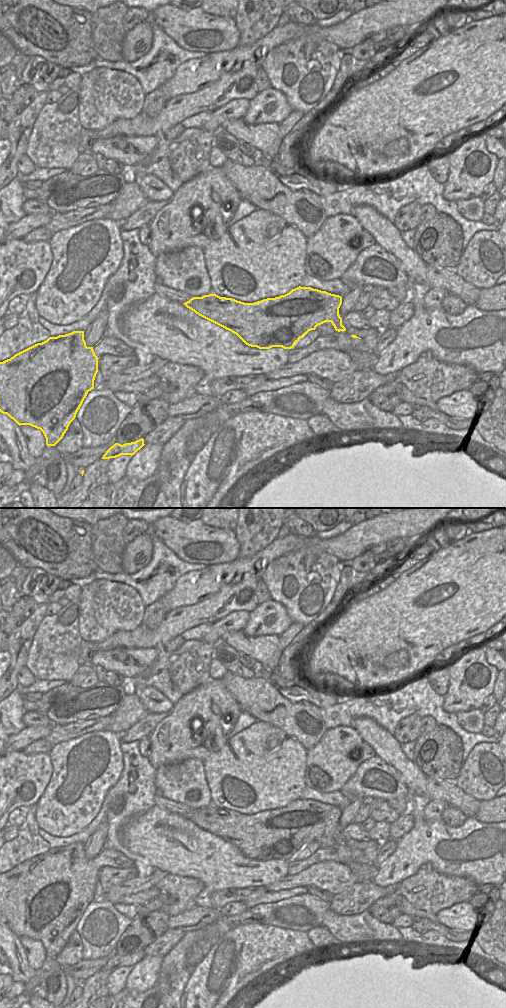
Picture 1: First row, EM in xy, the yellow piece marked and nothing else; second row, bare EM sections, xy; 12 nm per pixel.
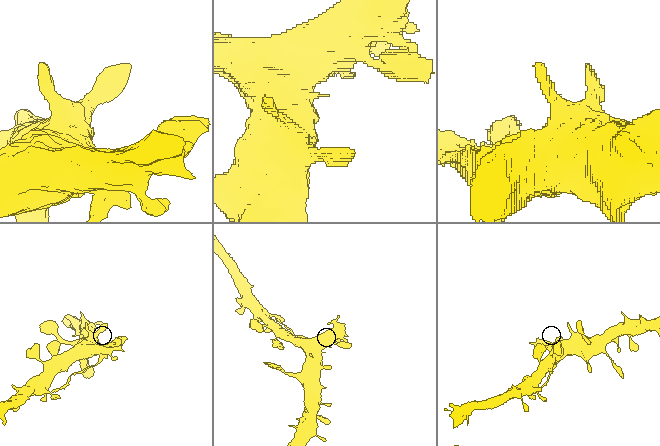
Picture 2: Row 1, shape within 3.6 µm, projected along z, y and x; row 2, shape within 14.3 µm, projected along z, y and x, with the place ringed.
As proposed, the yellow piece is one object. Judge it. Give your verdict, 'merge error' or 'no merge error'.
merge error

